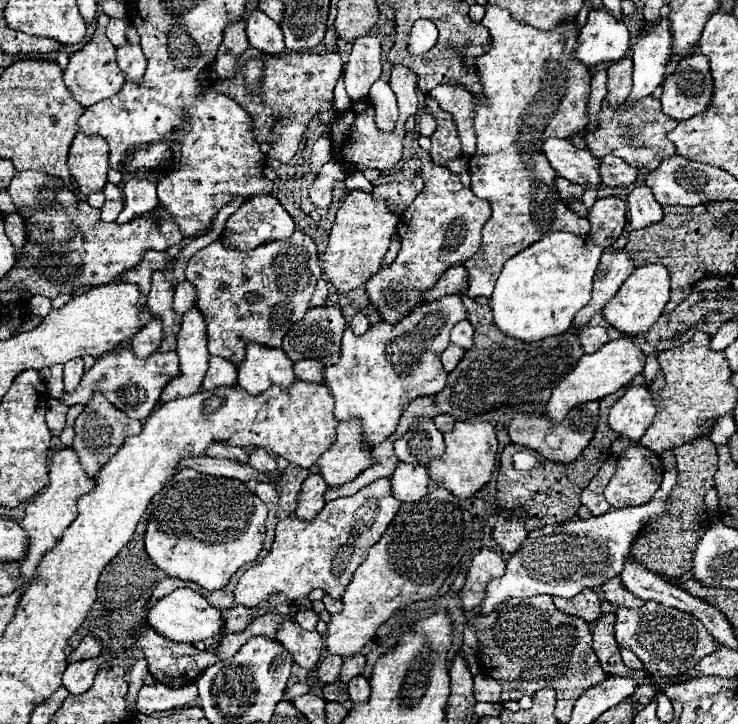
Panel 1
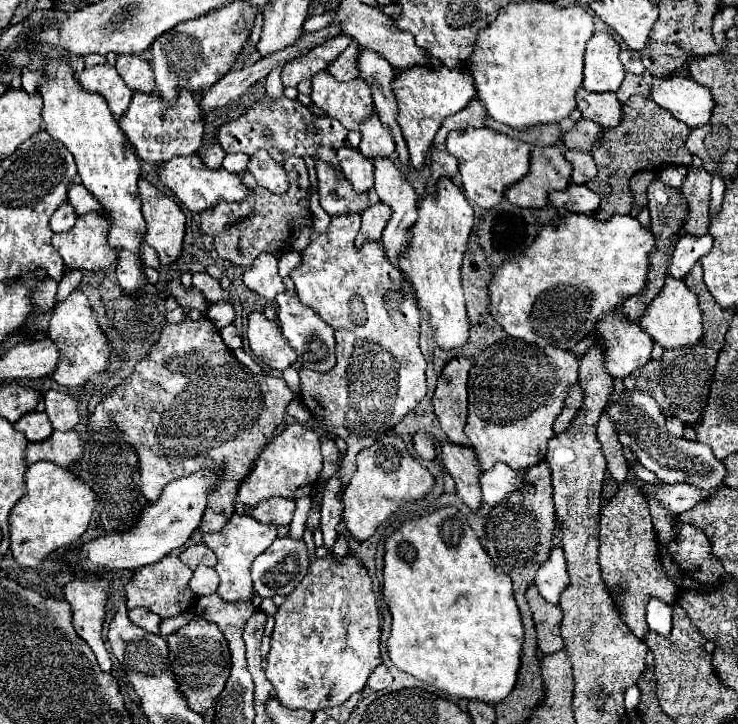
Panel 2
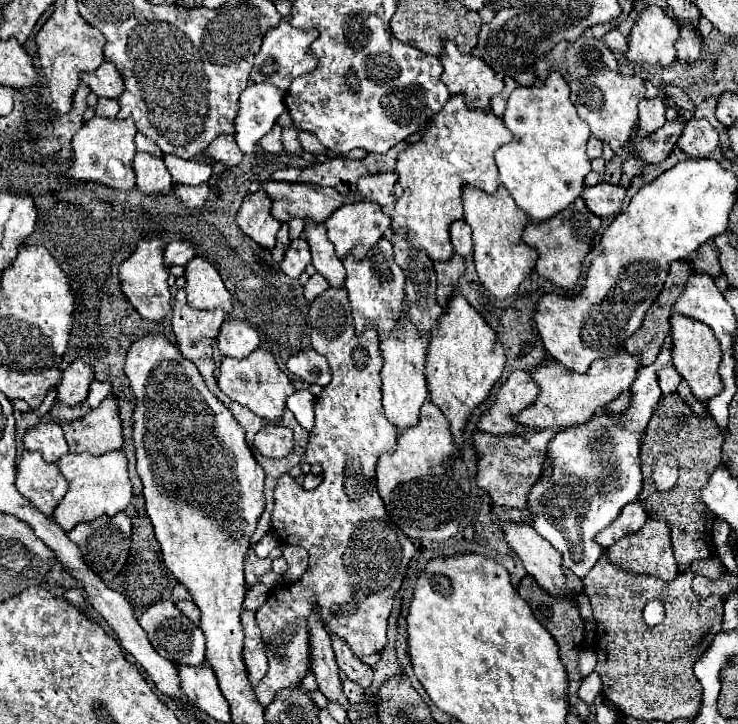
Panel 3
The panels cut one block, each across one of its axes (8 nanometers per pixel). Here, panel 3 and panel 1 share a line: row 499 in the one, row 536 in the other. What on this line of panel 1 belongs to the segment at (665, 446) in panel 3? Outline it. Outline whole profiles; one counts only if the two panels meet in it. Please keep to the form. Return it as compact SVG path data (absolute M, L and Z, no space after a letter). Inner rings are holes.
M704 436L680 448L674 448L674 456L676 468L680 472L678 484L668 498L666 512L660 514L656 520L648 522L632 546L634 560L662 578L680 578L692 568L692 552L696 548L696 542L700 542L700 536L704 536L704 532L710 528L704 496L710 488L714 488L714 474L718 468L716 446L712 446L712 442Z

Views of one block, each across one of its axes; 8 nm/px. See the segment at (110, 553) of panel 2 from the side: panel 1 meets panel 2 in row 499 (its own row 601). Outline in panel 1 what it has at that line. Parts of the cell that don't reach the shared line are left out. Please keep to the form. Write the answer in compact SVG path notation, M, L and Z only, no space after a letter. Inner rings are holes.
M178 588L172 594L164 596L162 600L156 602L156 606L152 606L148 610L146 622L162 636L172 638L176 642L200 642L200 640L210 640L214 636L218 636L222 632L224 620L222 620L222 612L214 606L210 606L206 602L206 598L202 598L198 592L188 590L188 588Z

